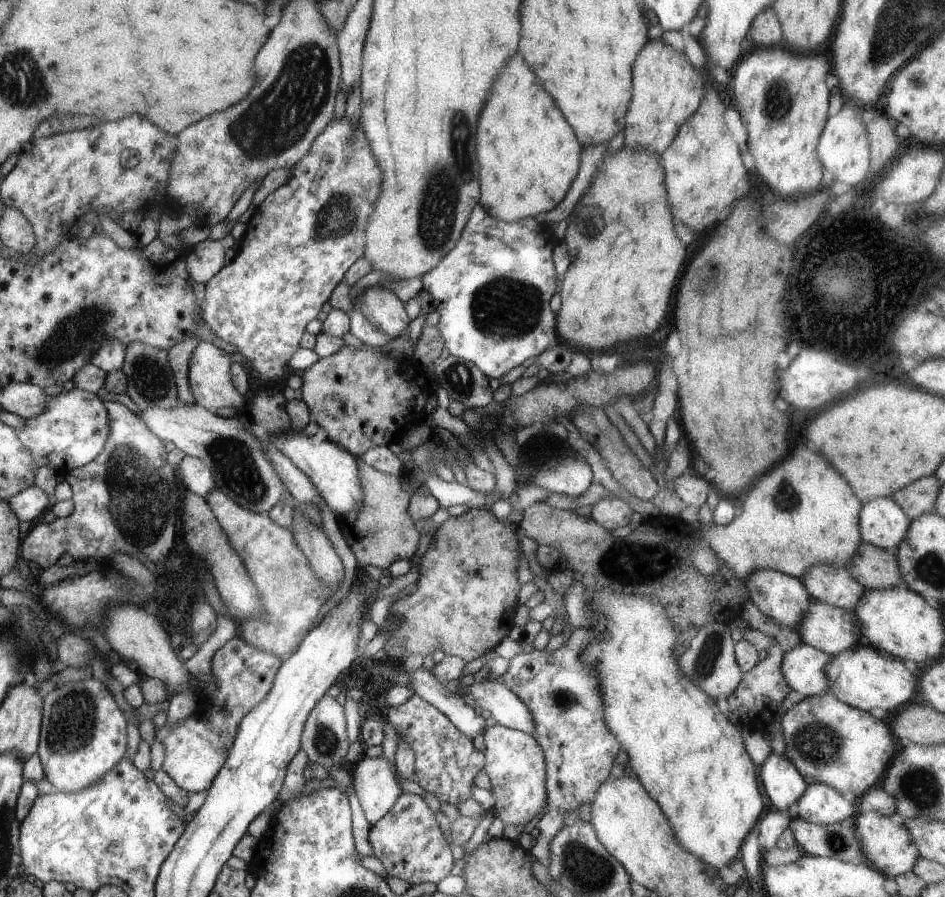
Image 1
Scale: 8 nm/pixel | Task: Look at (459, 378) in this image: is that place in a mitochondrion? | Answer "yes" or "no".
yes

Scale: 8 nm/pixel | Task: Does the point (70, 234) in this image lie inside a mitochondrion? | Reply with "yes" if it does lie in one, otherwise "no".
no

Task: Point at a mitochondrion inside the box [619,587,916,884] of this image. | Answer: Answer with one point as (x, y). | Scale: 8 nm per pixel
(817, 742)

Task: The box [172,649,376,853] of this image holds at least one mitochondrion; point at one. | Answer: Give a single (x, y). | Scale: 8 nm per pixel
(326, 742)

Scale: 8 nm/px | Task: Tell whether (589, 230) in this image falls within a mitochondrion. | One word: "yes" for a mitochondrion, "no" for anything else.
no

